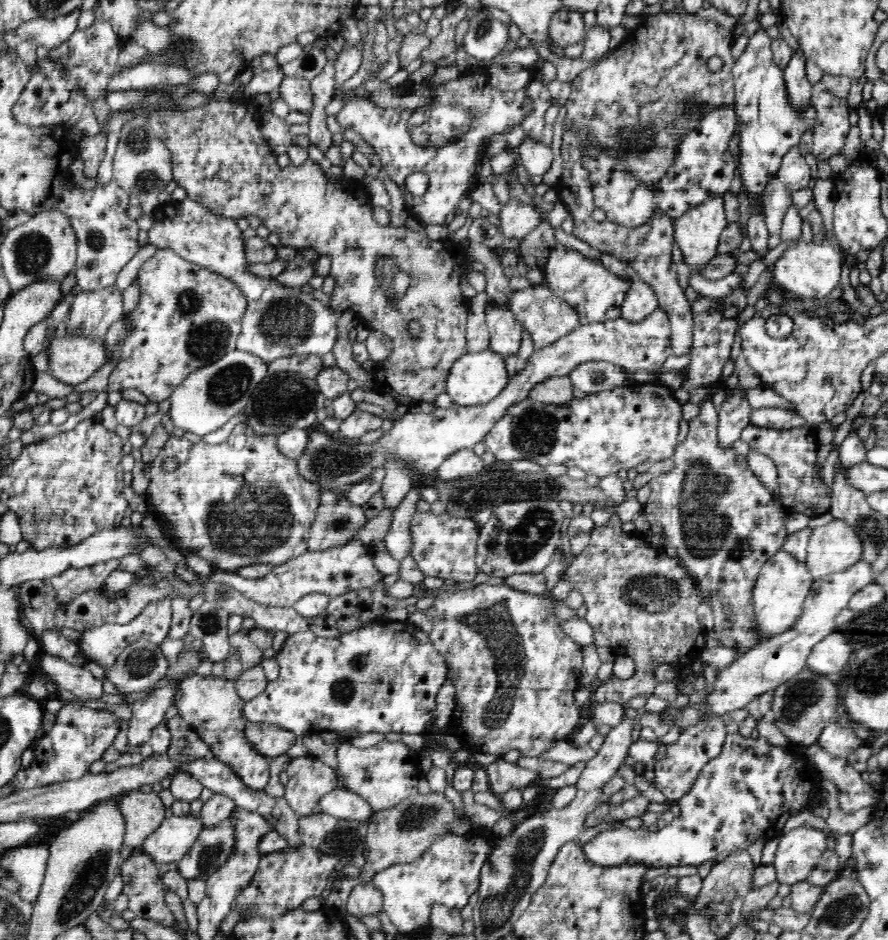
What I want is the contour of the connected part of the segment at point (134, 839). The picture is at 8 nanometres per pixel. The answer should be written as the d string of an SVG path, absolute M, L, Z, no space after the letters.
M132 791L120 800L124 817L124 840L132 849L146 840L165 820L165 807L158 793Z

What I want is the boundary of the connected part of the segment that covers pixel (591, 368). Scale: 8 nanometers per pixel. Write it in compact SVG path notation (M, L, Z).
M600 361L579 364L569 374L573 386L588 395L622 387L631 374L625 368Z

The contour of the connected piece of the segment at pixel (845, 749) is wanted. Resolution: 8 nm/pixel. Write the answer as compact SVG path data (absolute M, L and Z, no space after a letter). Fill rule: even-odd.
M838 722L830 723L822 729L818 746L832 757L847 758L864 744L852 728L842 728Z

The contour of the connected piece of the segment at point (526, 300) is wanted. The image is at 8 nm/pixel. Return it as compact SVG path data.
M531 286L517 292L512 291L508 298L508 309L515 314L519 325L528 331L535 349L552 345L556 340L569 334L580 325L578 314L572 309L572 305L552 294L552 291L544 286Z

